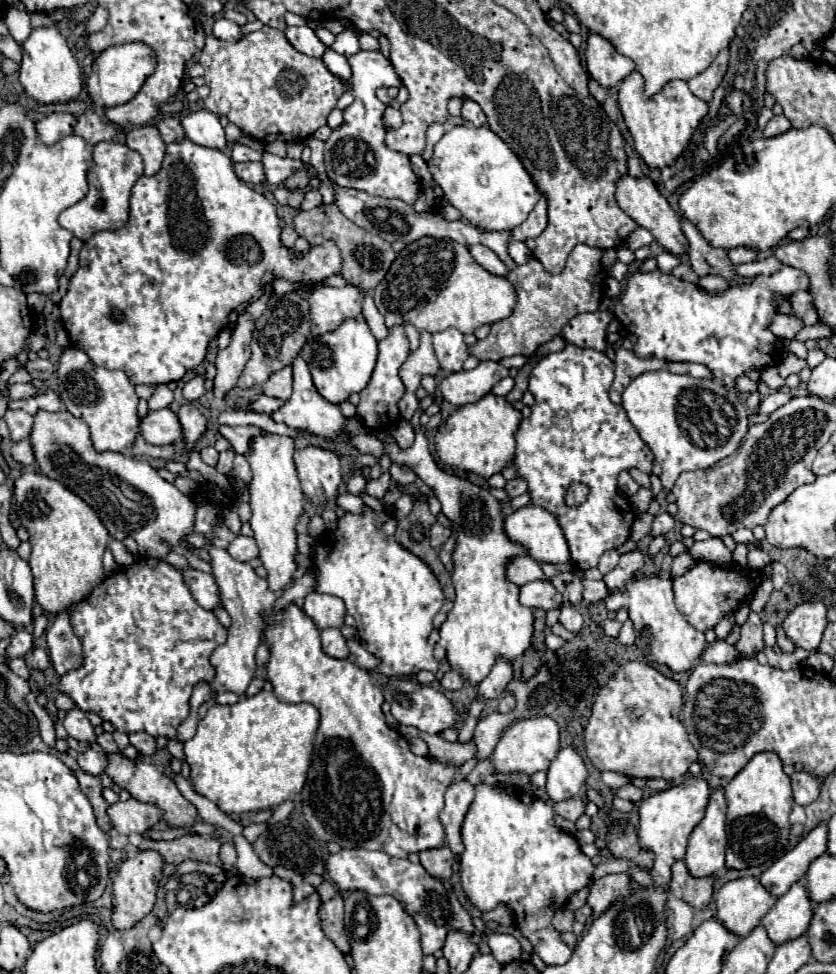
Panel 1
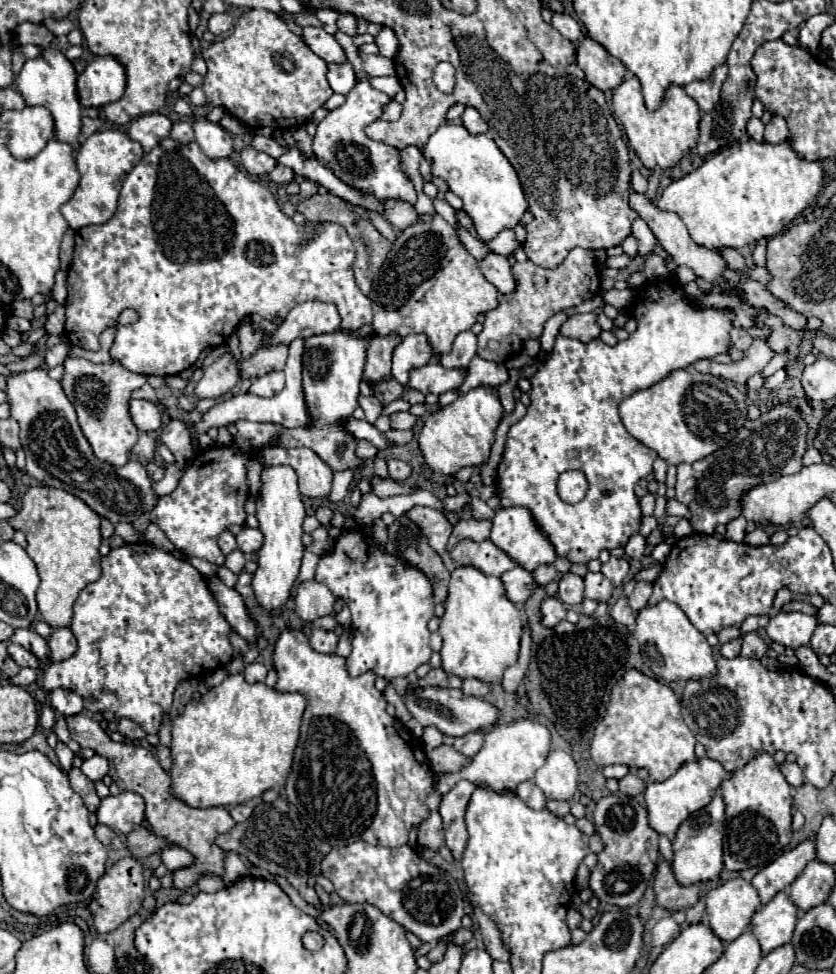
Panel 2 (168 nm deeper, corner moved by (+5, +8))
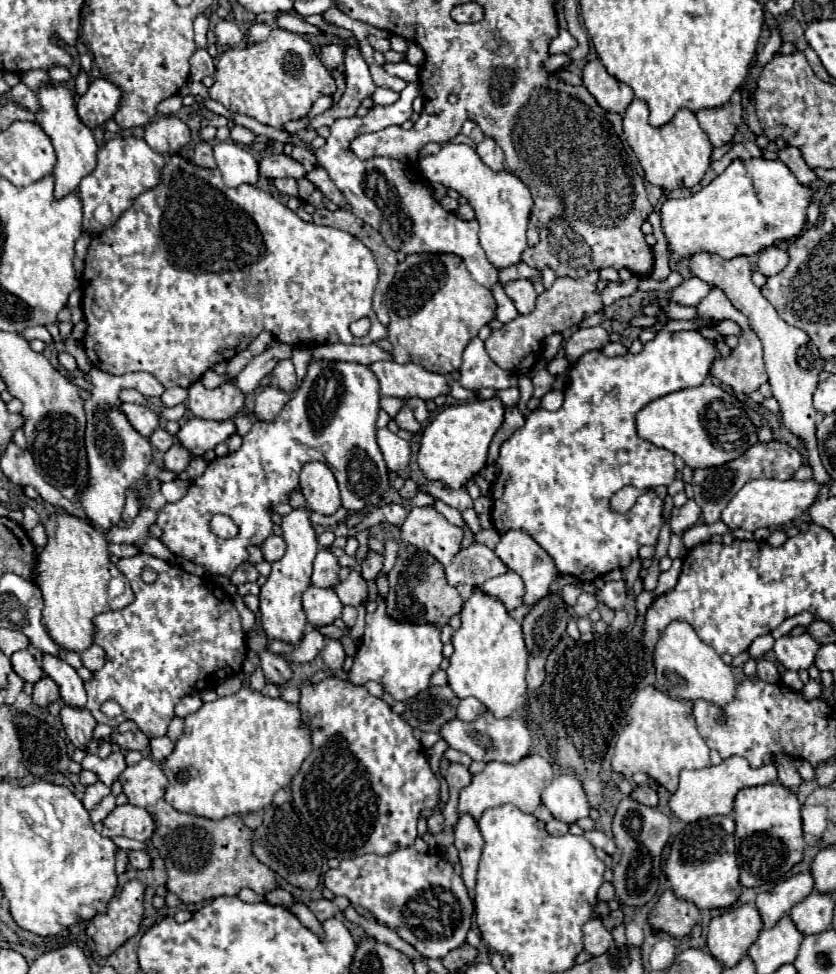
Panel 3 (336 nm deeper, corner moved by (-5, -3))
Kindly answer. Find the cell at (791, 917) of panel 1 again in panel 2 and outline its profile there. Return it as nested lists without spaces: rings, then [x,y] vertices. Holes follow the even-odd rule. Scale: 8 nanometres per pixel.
[[[778,892],[768,904],[764,904],[750,922],[752,934],[758,938],[764,954],[792,940],[798,920],[798,908],[786,892]]]

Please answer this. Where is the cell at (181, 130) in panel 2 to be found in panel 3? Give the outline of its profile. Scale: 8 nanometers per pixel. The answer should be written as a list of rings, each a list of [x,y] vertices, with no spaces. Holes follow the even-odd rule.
[[[200,143],[194,147],[192,153],[192,163],[204,169],[214,169],[216,161],[214,161],[214,153],[212,153],[212,145],[210,143]]]

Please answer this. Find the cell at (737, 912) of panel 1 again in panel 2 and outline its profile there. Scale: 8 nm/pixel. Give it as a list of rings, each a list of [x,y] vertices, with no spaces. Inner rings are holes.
[[[732,878],[706,894],[706,914],[712,932],[732,942],[750,926],[754,912],[762,906],[756,888],[744,878]]]

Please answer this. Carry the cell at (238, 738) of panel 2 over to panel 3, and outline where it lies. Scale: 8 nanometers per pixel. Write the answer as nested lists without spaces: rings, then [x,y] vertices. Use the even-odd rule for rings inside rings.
[[[246,685],[228,697],[218,697],[212,703],[204,703],[194,715],[184,719],[184,735],[176,741],[174,751],[164,759],[168,787],[164,799],[182,813],[192,813],[208,819],[224,819],[228,815],[244,815],[264,809],[272,803],[272,797],[282,787],[290,785],[292,777],[300,769],[300,763],[308,757],[308,727],[302,725],[300,709],[284,699],[264,697]]]

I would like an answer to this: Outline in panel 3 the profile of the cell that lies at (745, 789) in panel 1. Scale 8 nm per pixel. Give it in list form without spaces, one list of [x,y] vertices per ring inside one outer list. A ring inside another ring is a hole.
[[[778,781],[742,789],[734,801],[734,821],[740,883],[744,887],[758,887],[768,881],[780,881],[796,863],[800,863],[804,851],[800,803],[796,795]]]

